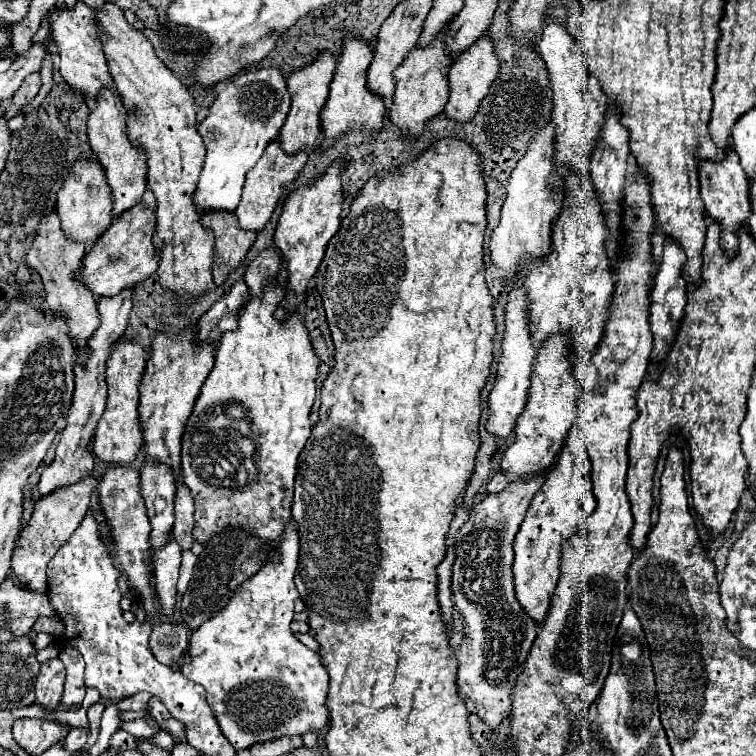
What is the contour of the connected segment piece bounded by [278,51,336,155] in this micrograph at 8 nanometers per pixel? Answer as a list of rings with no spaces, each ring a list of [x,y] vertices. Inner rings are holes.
[[[328,51],[320,53],[316,57],[316,61],[296,73],[292,73],[286,81],[288,85],[288,93],[292,95],[292,107],[290,107],[290,113],[288,113],[288,119],[280,131],[280,145],[282,149],[286,151],[286,155],[296,155],[304,149],[312,149],[320,143],[320,111],[328,99],[328,91],[330,91],[330,81],[334,77],[334,71],[336,71],[336,59],[334,55],[330,55]]]

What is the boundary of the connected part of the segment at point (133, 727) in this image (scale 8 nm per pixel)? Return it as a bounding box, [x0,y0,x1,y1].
[120,719,156,738]

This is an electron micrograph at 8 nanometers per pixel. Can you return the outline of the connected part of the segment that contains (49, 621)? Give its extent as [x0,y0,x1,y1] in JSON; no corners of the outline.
[32,617,64,637]

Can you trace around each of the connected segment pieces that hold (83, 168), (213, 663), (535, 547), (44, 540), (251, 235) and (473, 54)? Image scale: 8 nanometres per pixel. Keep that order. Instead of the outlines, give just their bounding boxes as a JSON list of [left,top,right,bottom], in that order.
[[56,159,112,243],[182,521,328,749],[514,423,596,623],[12,475,98,591],[200,213,256,287],[444,35,500,123]]

